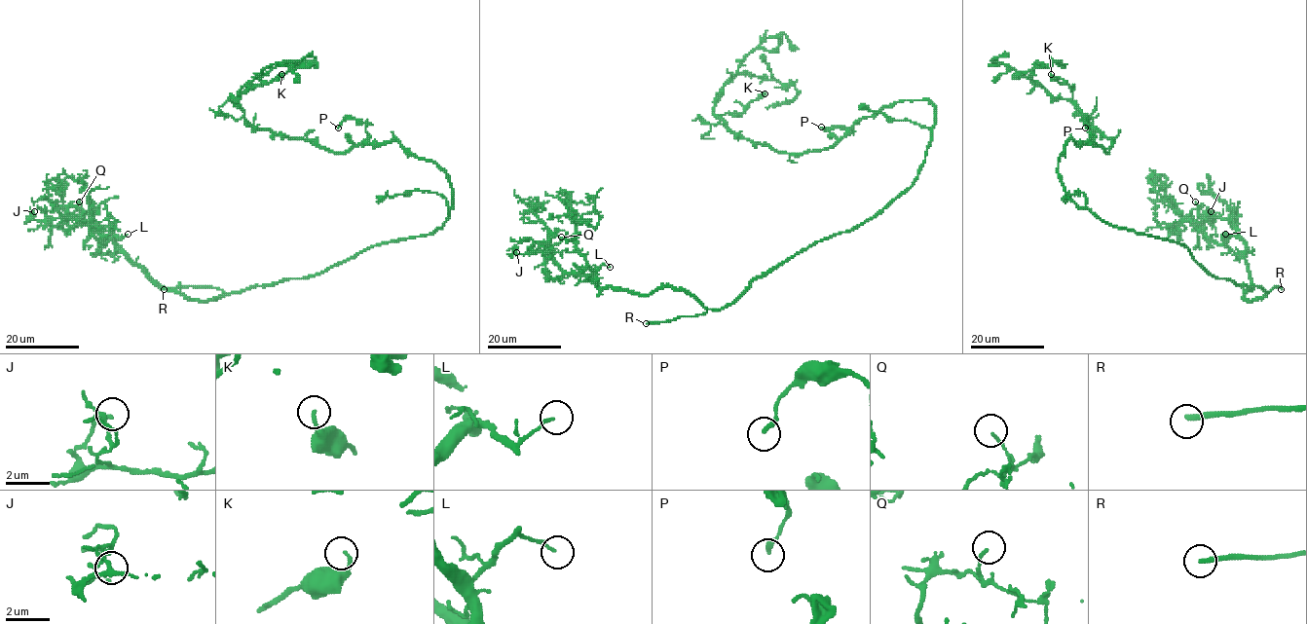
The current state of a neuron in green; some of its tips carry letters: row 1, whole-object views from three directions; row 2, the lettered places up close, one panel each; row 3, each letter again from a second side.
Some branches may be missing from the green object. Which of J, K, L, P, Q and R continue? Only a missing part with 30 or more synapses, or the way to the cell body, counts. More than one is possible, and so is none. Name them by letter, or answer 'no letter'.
R

